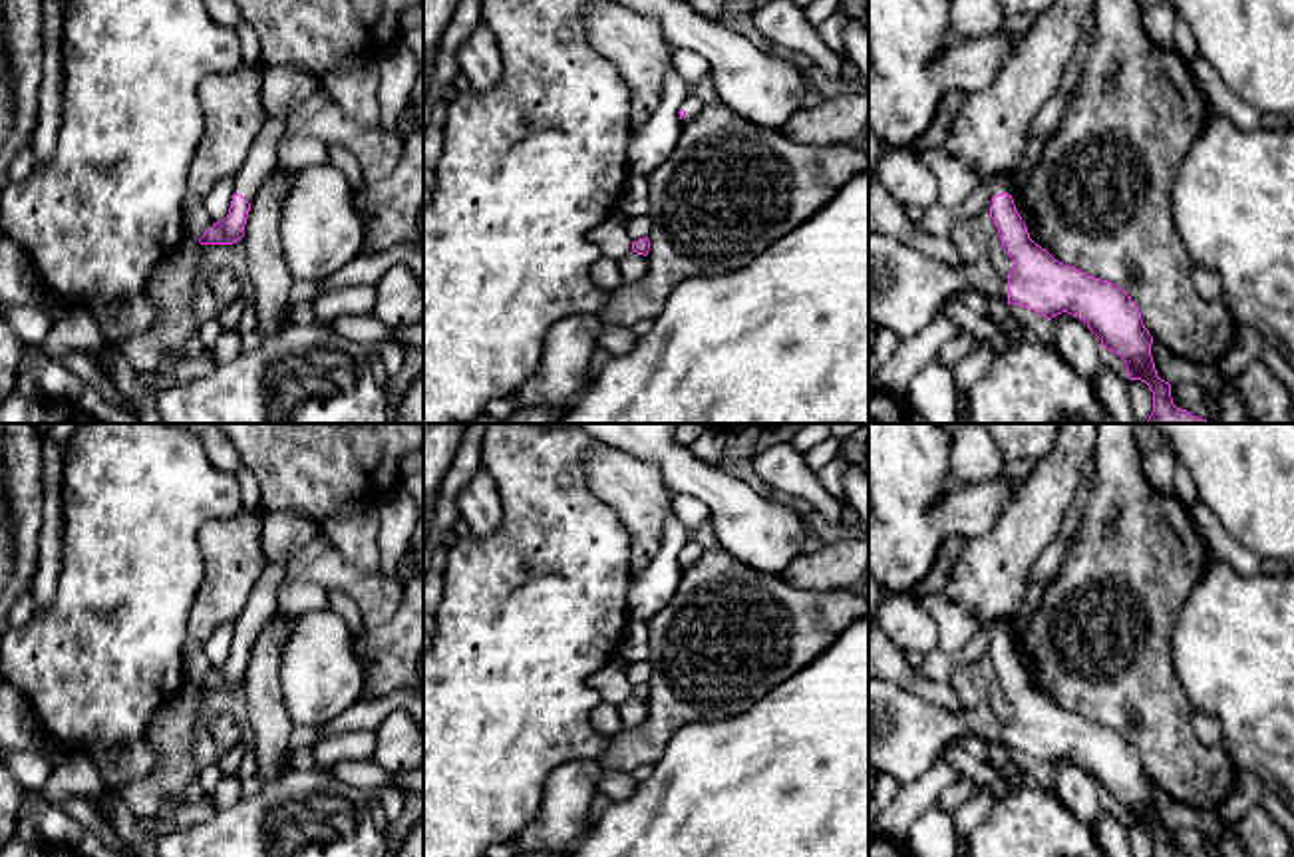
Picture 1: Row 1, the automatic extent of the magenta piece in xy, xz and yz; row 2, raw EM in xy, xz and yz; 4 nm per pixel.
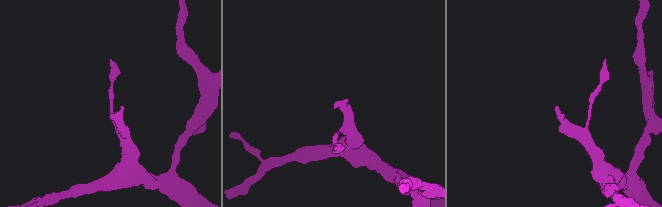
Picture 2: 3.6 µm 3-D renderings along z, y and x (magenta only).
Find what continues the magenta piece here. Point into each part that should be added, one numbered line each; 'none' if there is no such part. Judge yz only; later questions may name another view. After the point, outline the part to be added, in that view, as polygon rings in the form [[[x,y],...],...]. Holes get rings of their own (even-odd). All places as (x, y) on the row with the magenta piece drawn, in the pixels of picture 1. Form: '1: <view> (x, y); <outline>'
1: yz (998, 183); [[[1010,169],[990,175],[986,183],[990,185],[992,197],[1000,193],[1008,193],[1014,199],[1012,185],[1010,185]]]

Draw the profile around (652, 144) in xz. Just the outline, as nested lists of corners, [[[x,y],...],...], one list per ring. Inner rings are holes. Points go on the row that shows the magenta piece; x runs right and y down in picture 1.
[[[670,66],[656,109],[642,125],[634,127],[626,151],[632,175],[648,177],[672,157],[684,125],[678,111],[688,93],[688,84],[680,78],[674,66]]]

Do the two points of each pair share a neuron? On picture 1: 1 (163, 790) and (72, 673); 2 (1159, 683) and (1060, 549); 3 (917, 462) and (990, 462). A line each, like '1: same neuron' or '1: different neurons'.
1: different neurons
2: different neurons
3: different neurons

